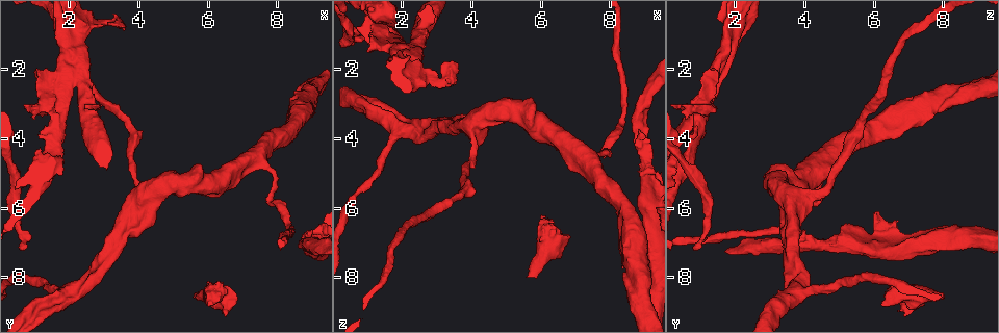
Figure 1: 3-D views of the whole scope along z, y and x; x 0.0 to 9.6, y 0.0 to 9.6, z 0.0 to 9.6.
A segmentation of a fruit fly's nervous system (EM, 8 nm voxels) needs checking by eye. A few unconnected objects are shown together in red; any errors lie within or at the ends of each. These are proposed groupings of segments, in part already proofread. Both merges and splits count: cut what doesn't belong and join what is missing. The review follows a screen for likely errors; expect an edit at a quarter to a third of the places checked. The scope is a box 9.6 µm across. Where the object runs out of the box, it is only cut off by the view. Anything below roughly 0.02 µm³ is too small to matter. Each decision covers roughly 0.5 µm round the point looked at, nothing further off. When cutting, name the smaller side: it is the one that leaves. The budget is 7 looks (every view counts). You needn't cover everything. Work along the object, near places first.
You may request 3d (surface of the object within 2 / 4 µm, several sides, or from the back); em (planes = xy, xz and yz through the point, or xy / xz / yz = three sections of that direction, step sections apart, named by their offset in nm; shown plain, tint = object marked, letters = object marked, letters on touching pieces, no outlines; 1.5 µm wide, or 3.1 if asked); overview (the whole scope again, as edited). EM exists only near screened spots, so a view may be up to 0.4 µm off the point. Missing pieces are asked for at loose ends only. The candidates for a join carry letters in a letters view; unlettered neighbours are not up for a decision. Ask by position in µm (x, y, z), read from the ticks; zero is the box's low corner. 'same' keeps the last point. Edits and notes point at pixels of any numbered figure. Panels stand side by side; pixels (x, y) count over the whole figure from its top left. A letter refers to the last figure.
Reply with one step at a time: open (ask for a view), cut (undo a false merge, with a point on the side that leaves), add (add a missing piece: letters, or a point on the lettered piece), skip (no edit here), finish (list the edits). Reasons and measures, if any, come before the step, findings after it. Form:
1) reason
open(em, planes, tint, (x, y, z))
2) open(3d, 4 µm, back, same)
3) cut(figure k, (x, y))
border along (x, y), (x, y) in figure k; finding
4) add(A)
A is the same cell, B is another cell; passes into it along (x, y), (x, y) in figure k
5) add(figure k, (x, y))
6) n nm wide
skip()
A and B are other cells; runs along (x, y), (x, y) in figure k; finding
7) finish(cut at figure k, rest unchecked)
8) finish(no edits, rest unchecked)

sharp bend
open(em, planes, tint, (7.75, 5.65, 4.35))

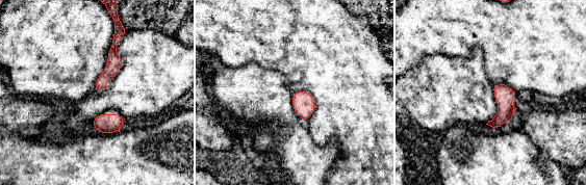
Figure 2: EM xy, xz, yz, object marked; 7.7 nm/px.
see the neighbours
open(em, planes, letters, same)

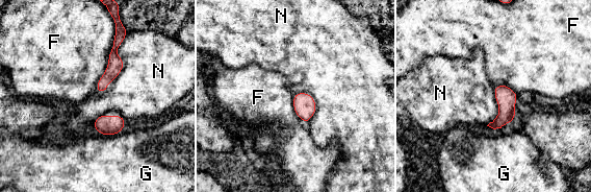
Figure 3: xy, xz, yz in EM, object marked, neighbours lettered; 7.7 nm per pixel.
90 nm wide
skip()
F, G and N are other cells; runs along (118, 37), (113, 69), (100, 90) in figure 3; one cell here

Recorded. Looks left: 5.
free end
open(em, planes, letters, (6.15, 8.80, 6.25))

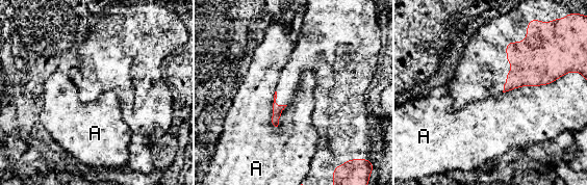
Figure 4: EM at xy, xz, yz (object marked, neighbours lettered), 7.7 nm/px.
A touches over 500 nm
skip()
A is another cell; no lettered piece goes on from it

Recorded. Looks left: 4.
an open end
open(3d, 4 µm, (5.55, 8.50, 8.00))

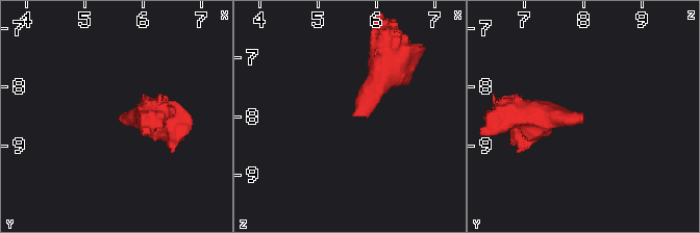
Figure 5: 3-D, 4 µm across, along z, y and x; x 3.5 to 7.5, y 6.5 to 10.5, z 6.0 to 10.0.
open(em, planes, letters, (5.60, 8.55, 8.00))

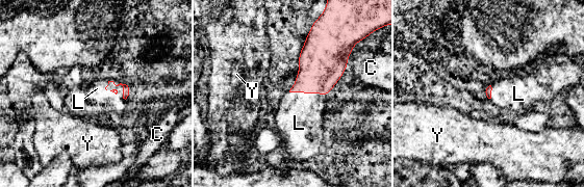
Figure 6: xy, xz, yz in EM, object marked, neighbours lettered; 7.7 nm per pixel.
add(L)
L is the same cell, C and Y are other cells; passes into it along (125, 87), (110, 81), (97, 88) in figure 6; the cell continues

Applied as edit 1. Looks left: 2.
finish(add at figure 6, rest unchecked)

